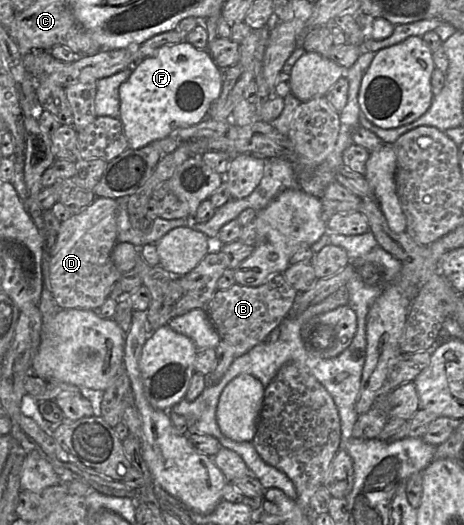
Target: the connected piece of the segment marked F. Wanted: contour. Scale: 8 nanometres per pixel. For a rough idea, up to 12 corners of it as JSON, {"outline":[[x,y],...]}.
{"outline":[[187,41],[129,68],[119,119],[129,148],[199,123],[221,69]]}

